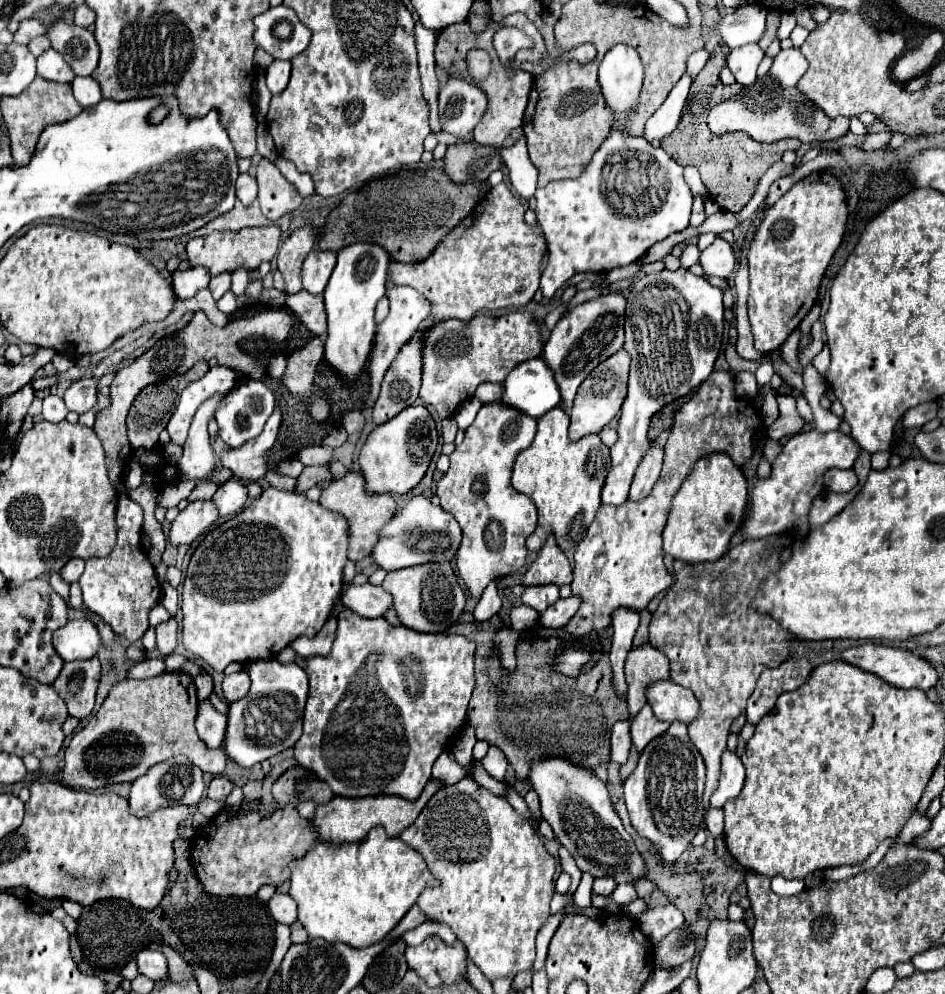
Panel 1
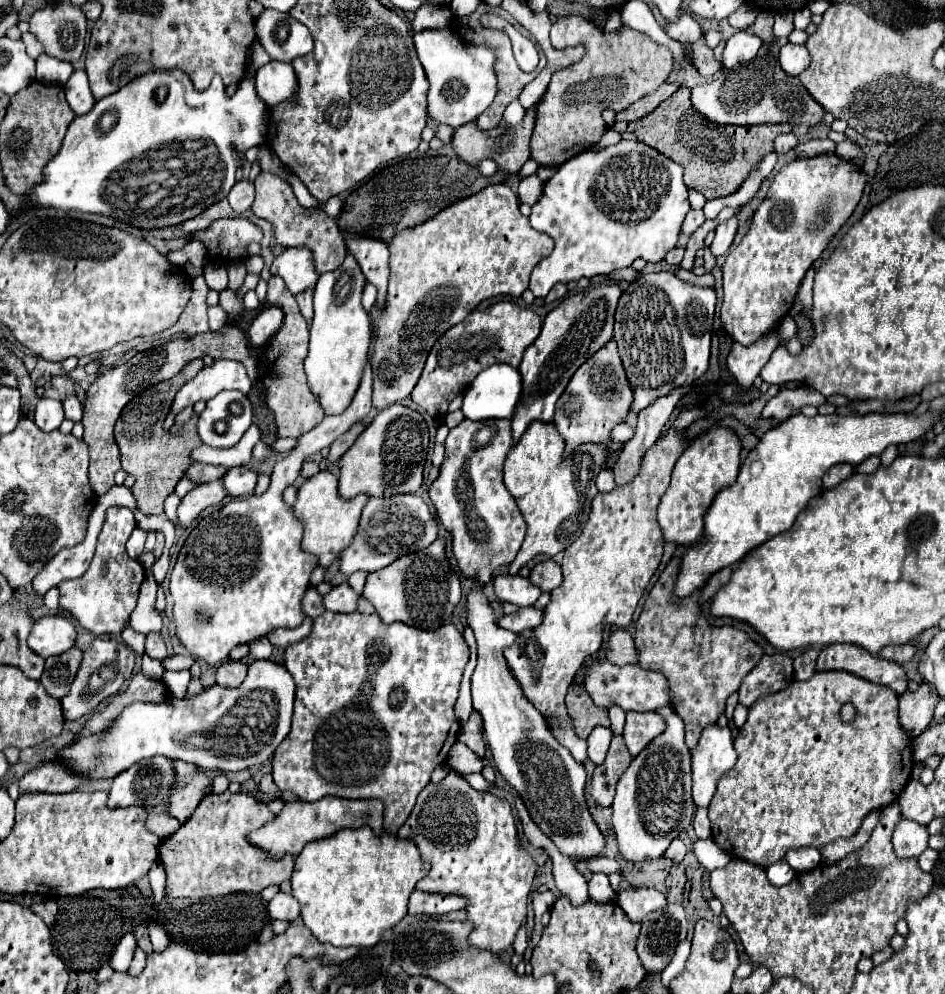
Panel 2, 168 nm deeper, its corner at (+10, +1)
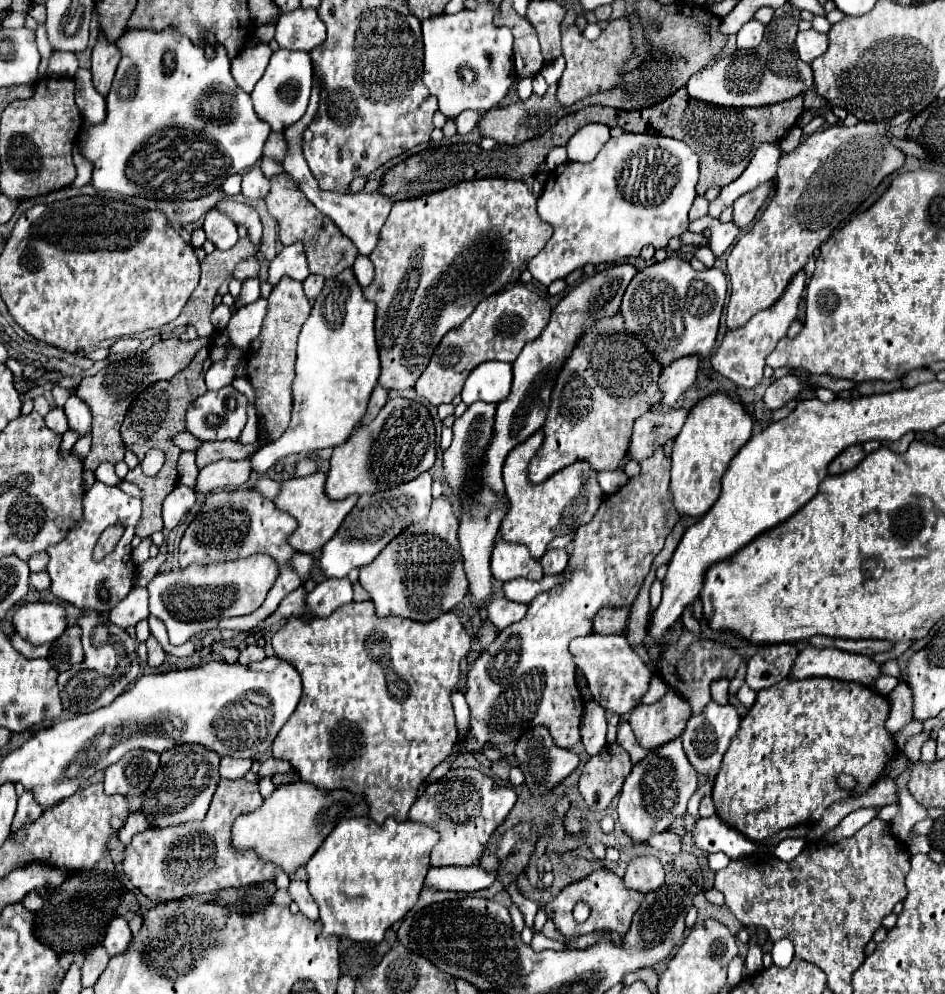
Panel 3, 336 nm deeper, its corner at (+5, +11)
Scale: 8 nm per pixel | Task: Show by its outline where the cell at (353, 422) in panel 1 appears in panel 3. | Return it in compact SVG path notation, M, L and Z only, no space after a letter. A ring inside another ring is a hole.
M352 270L340 272L336 278L326 280L320 296L316 298L312 306L312 314L302 326L300 338L298 338L298 360L296 360L296 380L292 386L292 420L288 430L272 444L262 446L252 458L252 470L266 472L270 466L276 464L276 460L288 456L288 454L300 454L300 452L314 452L318 448L334 448L342 446L352 430L360 424L360 420L366 414L366 406L370 400L370 394L378 382L380 374L380 360L378 360L378 348L374 338L374 302L366 300L362 294L360 284L356 282Z

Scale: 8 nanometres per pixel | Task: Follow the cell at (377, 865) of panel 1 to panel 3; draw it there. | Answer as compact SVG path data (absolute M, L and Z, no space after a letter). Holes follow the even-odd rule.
M360 816L338 822L338 826L306 864L308 888L320 906L320 922L324 924L322 934L346 936L356 942L382 942L384 932L418 902L424 888L426 870L430 868L430 852L436 842L438 832L434 828L412 820L396 822L394 818L386 818L386 822L378 826L368 816Z

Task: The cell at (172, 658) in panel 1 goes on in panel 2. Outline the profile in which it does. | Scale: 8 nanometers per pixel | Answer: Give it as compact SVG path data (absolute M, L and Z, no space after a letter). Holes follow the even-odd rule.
M143 654L142 672L148 678L160 680L160 679L162 679L164 669L159 660L151 659L149 656L147 656L147 654Z

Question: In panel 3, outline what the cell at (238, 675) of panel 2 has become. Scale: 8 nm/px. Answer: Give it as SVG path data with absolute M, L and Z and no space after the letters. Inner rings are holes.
M252 644L252 646L246 646L246 648L240 652L240 660L238 660L238 662L240 662L240 664L250 664L250 662L258 662L258 660L262 660L262 658L266 658L264 648Z

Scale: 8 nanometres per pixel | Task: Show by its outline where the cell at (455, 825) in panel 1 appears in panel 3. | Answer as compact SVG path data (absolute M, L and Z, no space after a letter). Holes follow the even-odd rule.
M456 768L426 788L410 808L410 820L428 824L440 832L440 840L430 854L432 866L472 866L478 862L492 832L508 816L514 802L516 792L512 788L496 786L480 770Z

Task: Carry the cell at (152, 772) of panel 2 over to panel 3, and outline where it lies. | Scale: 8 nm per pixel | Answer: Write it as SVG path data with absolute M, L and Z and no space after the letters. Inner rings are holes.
M130 750L116 764L104 770L104 792L122 796L140 796L150 786L158 770L160 756L150 750Z

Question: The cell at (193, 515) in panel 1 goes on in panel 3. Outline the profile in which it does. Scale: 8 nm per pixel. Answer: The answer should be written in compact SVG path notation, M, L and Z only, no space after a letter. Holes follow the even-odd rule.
M218 460L208 464L206 468L200 470L196 490L202 494L214 492L214 490L234 490L240 488L242 484L248 482L252 470L250 470L250 460Z

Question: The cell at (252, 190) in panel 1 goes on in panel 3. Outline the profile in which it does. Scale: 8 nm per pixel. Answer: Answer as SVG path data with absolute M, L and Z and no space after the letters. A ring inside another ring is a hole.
M258 166L250 168L244 176L242 176L242 194L250 200L256 198L264 198L270 192L270 180L262 174L262 170Z

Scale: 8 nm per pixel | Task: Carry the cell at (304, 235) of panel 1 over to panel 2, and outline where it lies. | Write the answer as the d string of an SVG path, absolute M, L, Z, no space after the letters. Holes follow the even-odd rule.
M273 274L269 278L269 290L265 298L271 306L279 306L285 312L285 320L281 330L271 338L267 352L263 354L259 362L259 378L267 390L267 406L273 410L275 420L277 420L277 434L279 436L303 436L305 432L313 430L323 418L325 412L321 404L315 400L313 392L309 392L307 376L305 376L305 356L307 356L307 346L309 346L309 328L305 318L299 312L299 306L295 302L295 296L287 290L285 282Z

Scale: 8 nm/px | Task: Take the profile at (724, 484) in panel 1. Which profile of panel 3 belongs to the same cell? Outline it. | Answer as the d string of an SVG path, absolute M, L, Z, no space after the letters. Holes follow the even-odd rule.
M724 392L700 398L688 412L688 418L674 440L672 450L672 494L680 514L702 516L718 500L722 474L732 458L752 436L752 418L740 402L734 402Z

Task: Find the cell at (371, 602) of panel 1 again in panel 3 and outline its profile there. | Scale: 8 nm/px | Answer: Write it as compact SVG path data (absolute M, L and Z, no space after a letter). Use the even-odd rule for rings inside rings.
M348 578L322 580L312 592L306 594L304 618L326 618L338 606L352 602L352 584Z

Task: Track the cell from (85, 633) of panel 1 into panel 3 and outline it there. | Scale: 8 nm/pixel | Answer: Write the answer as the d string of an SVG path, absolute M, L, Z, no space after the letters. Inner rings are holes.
M22 604L12 616L14 630L32 644L54 642L66 630L66 612L60 604Z

